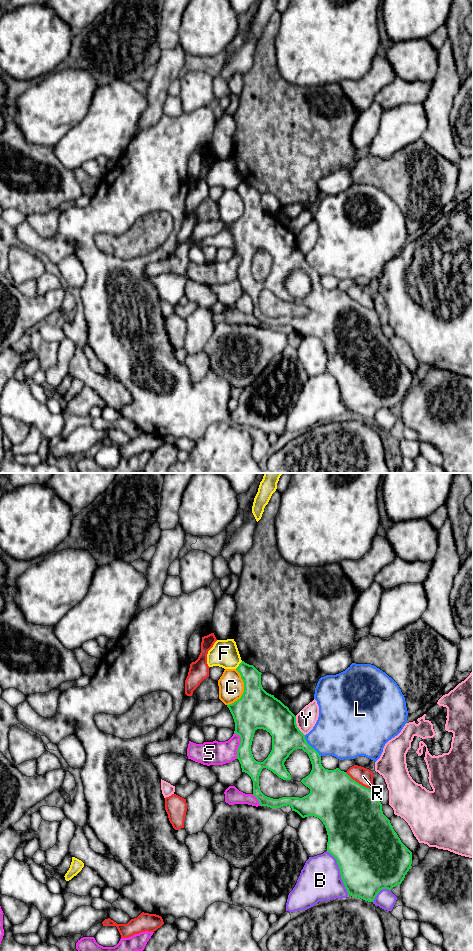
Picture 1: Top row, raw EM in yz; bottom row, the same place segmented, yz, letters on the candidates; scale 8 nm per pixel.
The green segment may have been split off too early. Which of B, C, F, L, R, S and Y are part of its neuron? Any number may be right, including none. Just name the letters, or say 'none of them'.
none of them

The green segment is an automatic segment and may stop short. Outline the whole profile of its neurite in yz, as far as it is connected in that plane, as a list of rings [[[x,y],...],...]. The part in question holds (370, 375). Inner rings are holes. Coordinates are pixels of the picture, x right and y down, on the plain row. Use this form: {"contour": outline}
{"contour": [[[244,181],[236,190],[244,202],[244,212],[240,219],[227,225],[235,242],[234,253],[241,258],[236,279],[241,284],[242,292],[251,297],[253,315],[260,325],[270,328],[289,325],[292,331],[297,332],[302,338],[314,336],[323,342],[328,355],[327,372],[337,381],[348,415],[373,422],[382,409],[391,410],[401,404],[412,388],[412,372],[401,362],[390,340],[383,334],[382,324],[375,309],[362,306],[339,288],[325,289],[321,284],[321,276],[307,263],[305,255],[297,247],[296,236],[274,215],[263,209],[262,193]],[[257,249],[266,250],[272,256],[272,270],[263,282],[256,281],[251,271]],[[295,269],[302,269],[310,278],[312,290],[301,300],[310,309],[310,313],[302,318],[273,319],[265,316],[259,306],[262,289],[272,291],[283,300],[291,300],[284,282]]]}

